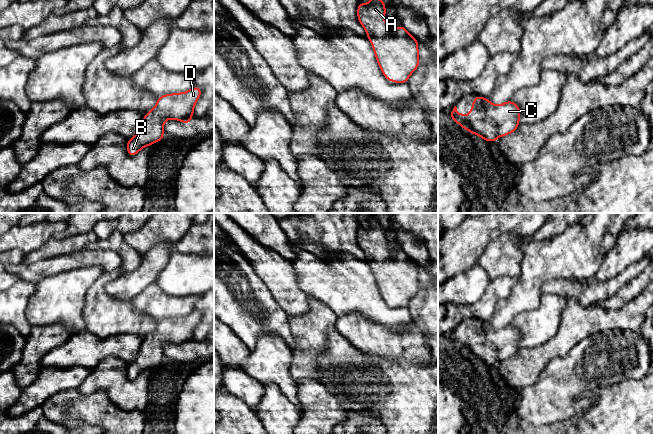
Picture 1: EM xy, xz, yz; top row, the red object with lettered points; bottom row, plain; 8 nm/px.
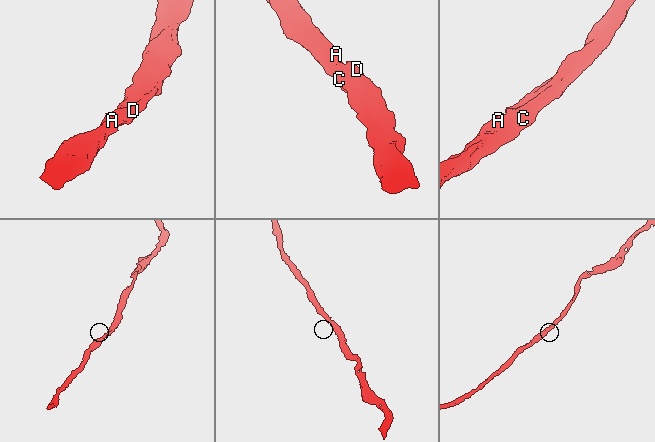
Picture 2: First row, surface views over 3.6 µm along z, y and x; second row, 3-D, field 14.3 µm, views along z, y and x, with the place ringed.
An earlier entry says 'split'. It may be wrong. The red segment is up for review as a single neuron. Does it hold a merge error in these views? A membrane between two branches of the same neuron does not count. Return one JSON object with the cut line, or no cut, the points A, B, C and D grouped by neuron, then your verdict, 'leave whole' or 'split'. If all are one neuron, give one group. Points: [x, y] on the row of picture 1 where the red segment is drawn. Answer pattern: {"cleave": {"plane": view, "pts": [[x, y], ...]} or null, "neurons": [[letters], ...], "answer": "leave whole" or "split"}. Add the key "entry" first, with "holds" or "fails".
{"entry": "fails", "cleave": null, "neurons": [["A", "B", "C", "D"]], "answer": "leave whole"}

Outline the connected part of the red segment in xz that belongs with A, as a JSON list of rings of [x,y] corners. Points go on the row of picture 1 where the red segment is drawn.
[[[382,0],[358,4],[358,20],[367,32],[384,77],[396,84],[406,83],[419,66],[419,43],[402,24],[392,33],[390,25],[382,19],[384,15],[387,11]]]

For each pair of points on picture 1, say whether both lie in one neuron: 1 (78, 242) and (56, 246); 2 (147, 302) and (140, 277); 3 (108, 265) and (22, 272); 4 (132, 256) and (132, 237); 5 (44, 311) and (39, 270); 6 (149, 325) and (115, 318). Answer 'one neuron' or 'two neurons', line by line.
1: one neuron
2: two neurons
3: one neuron
4: two neurons
5: two neurons
6: one neuron

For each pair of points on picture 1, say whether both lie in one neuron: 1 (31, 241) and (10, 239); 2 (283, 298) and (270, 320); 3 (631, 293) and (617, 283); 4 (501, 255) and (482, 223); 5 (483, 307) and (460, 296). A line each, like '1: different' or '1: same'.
1: same
2: different
3: different
4: different
5: different

